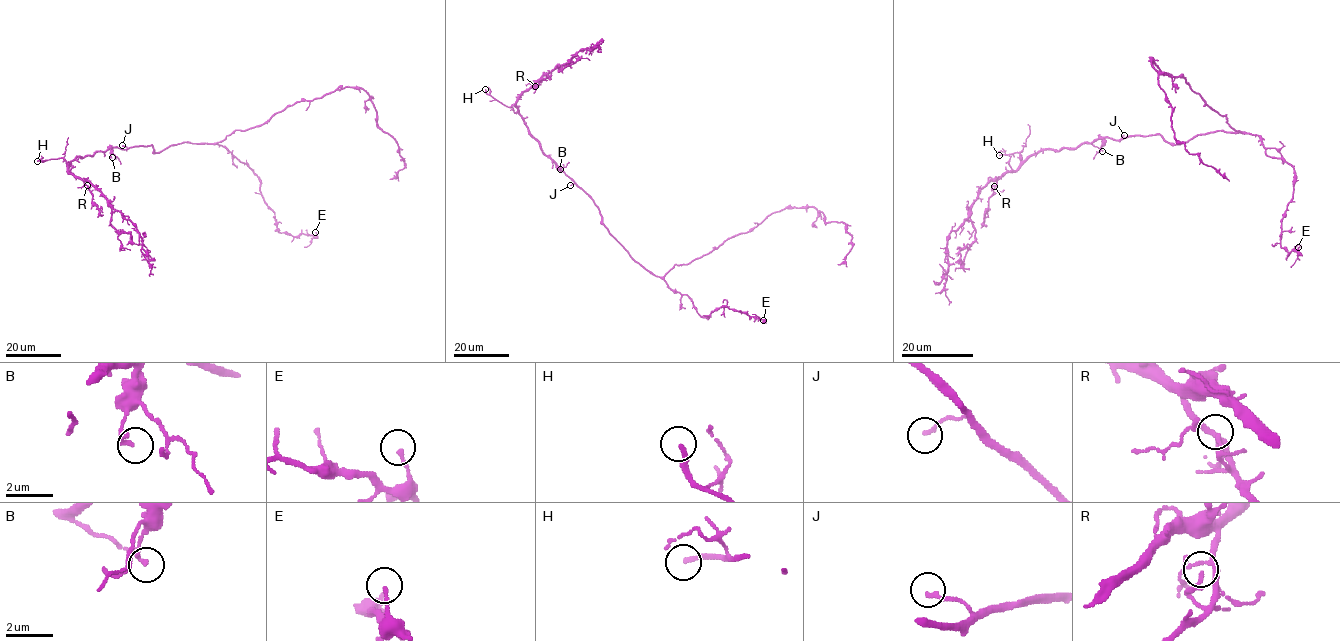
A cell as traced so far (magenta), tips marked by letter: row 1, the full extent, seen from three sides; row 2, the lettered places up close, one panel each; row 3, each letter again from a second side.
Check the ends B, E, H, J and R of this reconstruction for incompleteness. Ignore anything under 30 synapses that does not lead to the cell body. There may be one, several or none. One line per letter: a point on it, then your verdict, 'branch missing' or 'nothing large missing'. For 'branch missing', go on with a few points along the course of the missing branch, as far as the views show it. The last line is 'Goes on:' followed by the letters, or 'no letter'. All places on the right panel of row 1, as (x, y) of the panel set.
B: at (1102, 151); nothing large missing
E: at (1298, 247); nothing large missing
H: at (999, 155); branch missing; missing branch runs (999, 155), (994, 154), (1002, 164), (1012, 168), (1016, 176)
J: at (1124, 135); nothing large missing
R: at (994, 186); nothing large missing
Goes on: H

